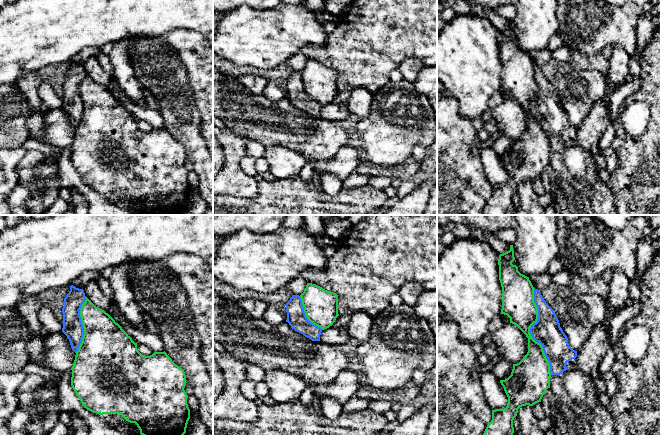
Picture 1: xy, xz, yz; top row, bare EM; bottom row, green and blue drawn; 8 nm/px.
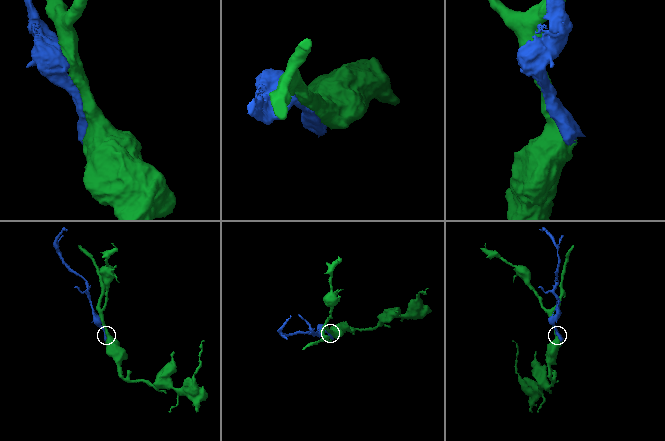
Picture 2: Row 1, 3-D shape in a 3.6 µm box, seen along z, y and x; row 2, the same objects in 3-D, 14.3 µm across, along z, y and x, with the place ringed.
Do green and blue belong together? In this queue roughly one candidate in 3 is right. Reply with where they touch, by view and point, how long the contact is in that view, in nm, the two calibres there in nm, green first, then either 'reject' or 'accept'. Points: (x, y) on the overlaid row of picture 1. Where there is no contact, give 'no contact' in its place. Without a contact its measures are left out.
yz (529, 332) | 700 nm | 260/220 nm | reject

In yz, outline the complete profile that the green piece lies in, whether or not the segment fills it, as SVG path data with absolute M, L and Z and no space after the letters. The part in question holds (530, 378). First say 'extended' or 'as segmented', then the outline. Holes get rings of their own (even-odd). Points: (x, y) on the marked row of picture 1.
as segmented | M513 245L510 250L500 254L498 259L499 280L502 287L502 309L501 314L510 318L510 323L516 325L528 338L528 352L523 359L513 364L511 375L500 380L501 385L508 397L507 406L504 409L492 410L492 420L487 425L483 435L513 435L513 420L517 416L518 409L522 406L533 406L541 402L541 399L548 388L550 388L550 365L544 354L543 347L536 342L531 334L531 326L538 320L538 308L534 302L534 287L529 277L521 274L518 267L513 265L515 260Z

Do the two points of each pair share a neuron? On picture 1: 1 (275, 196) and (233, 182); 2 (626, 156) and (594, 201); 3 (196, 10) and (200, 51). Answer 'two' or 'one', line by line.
1: two
2: two
3: two

